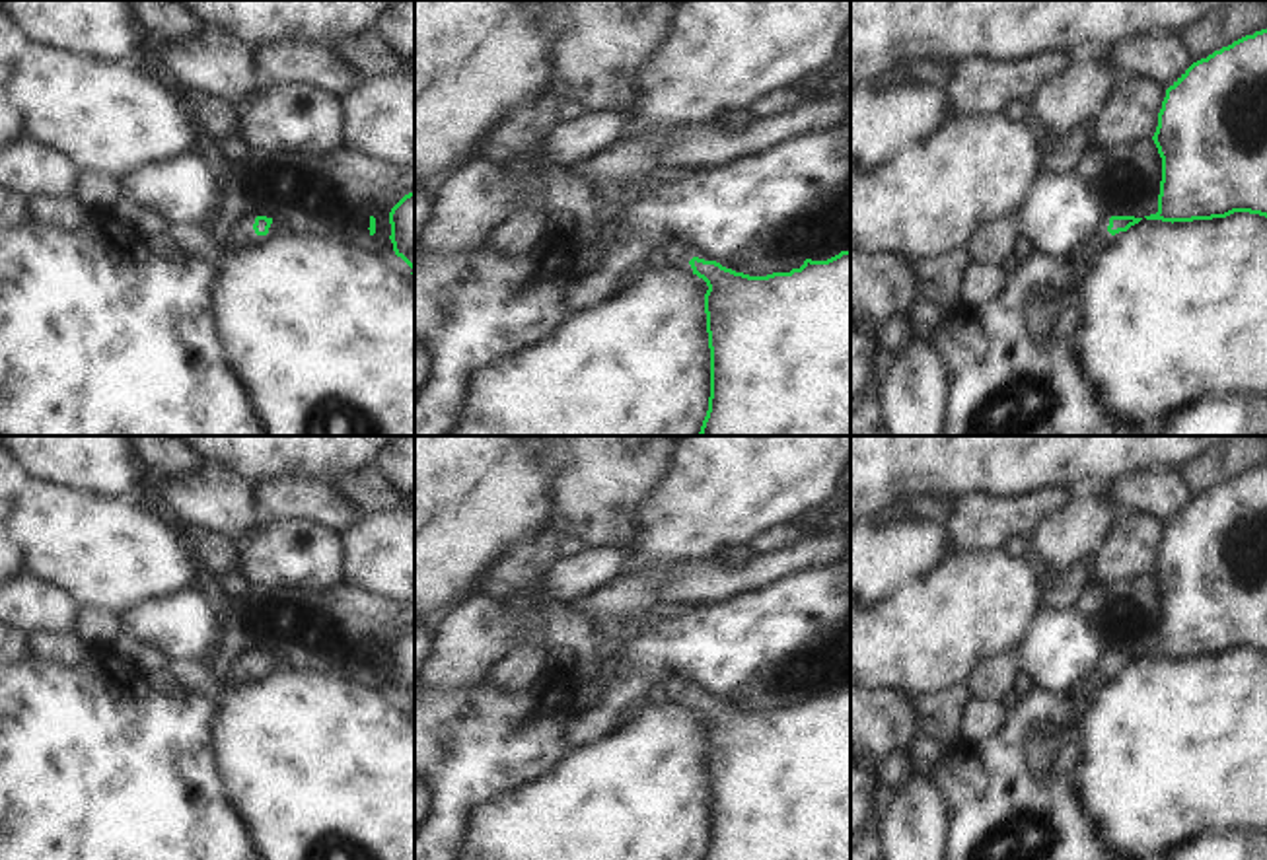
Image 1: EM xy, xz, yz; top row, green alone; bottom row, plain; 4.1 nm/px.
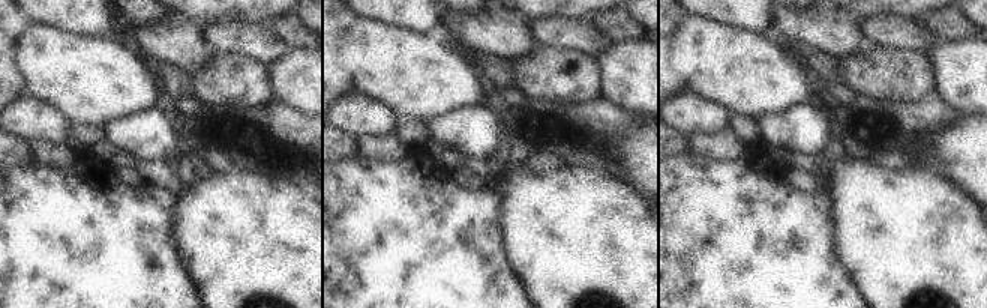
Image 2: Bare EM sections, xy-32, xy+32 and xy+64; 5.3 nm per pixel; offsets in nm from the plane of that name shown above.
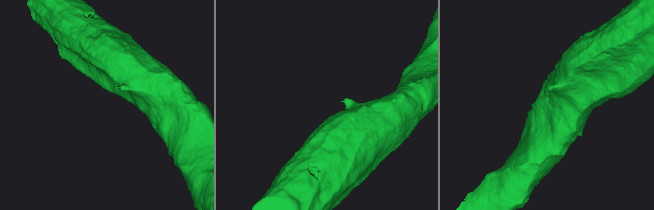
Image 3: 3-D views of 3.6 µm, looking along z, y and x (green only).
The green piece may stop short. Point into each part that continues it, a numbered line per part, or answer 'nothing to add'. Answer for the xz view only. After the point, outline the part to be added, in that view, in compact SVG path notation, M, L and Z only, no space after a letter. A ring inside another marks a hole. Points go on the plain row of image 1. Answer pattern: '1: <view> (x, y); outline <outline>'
1: xz (678, 687); outline M671 679L668 681L668 695L673 695L681 700L689 700L689 697L693 695L693 689L685 679Z

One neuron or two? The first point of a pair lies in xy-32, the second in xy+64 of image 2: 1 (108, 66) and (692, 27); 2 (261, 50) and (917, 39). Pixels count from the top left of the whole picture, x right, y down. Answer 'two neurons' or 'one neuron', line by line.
1: one neuron
2: one neuron

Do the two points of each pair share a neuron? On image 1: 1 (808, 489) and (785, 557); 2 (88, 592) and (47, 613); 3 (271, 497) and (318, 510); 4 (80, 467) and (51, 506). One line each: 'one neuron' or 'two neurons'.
1: two neurons
2: two neurons
3: one neuron
4: two neurons

